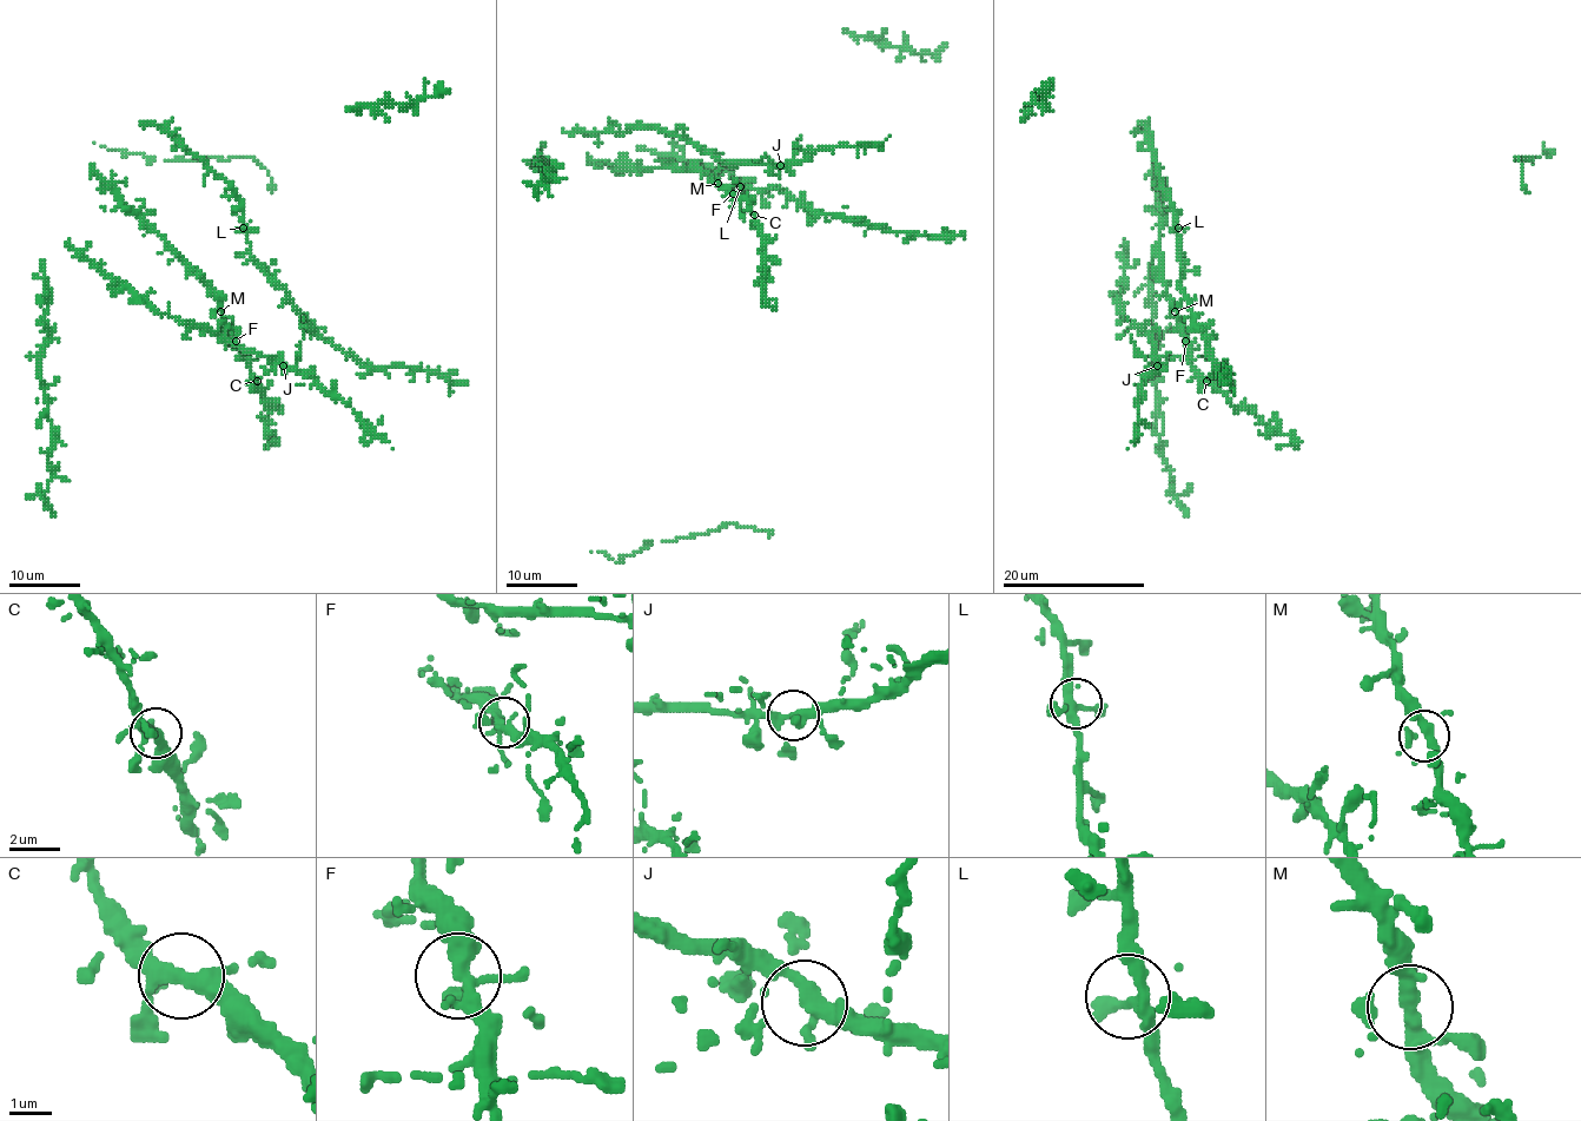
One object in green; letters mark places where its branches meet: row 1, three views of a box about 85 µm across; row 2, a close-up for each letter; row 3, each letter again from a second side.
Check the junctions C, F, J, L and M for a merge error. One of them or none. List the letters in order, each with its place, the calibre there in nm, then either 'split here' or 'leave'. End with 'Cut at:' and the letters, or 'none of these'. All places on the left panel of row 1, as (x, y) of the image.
C: at (257, 381); 280 nm thick; leave
F: at (236, 341); 280 nm thick; leave
J: at (283, 366); 280 nm thick; leave
L: at (243, 228); 280 nm thick; leave
M: at (220, 311); 280 nm thick; leave
Cut at: none of these

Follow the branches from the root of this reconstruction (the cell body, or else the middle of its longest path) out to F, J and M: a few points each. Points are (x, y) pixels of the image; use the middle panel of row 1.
F: (733, 169), (736, 169), (733, 193)
J: (733, 169), (733, 163), (780, 165)
M: (733, 169), (736, 169), (731, 186), (718, 183)

